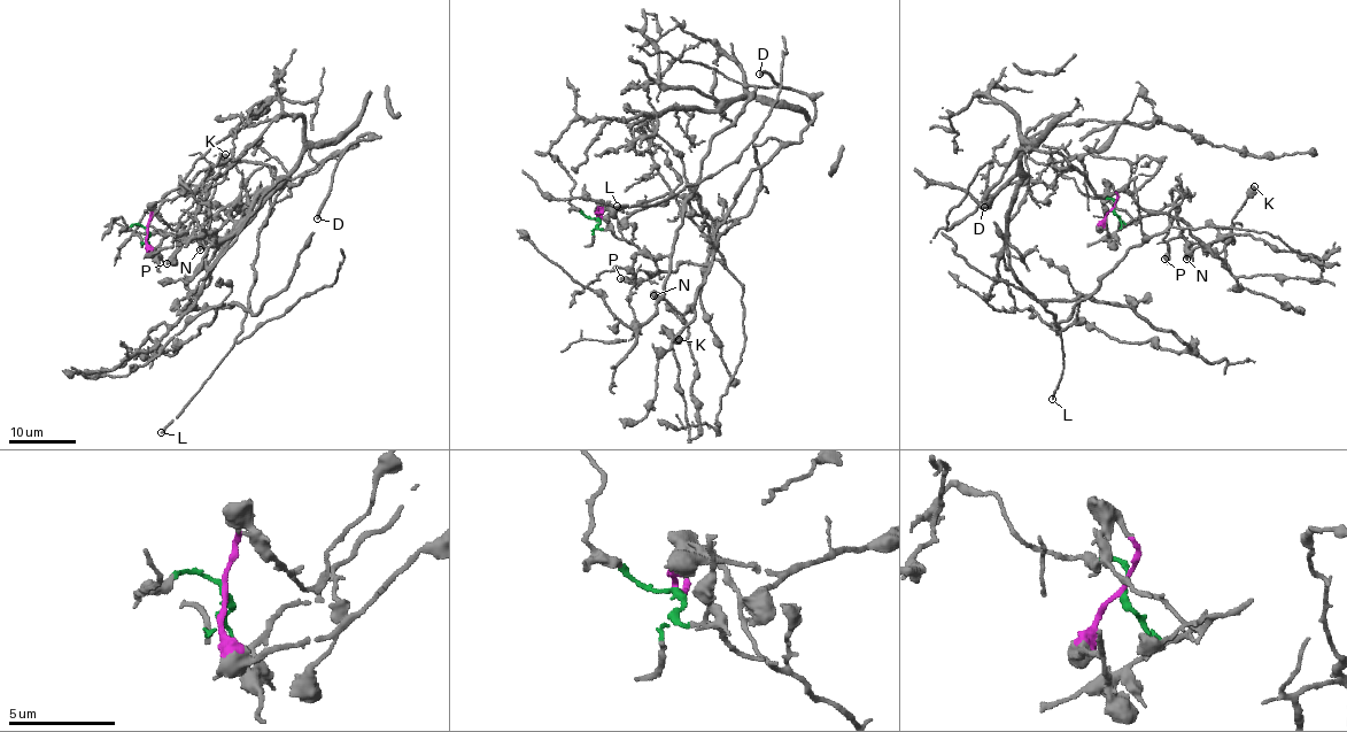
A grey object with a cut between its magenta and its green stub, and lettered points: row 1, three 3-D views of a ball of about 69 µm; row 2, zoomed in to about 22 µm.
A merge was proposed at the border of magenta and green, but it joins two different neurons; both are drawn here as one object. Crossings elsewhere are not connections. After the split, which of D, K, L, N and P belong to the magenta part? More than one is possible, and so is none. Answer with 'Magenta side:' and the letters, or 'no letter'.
Magenta side: D, K, N

